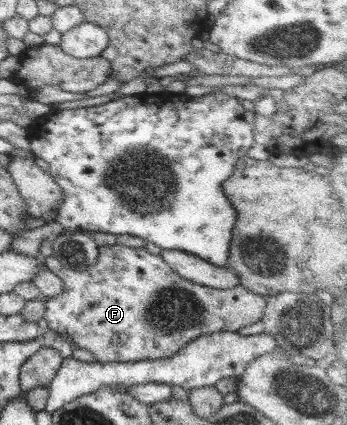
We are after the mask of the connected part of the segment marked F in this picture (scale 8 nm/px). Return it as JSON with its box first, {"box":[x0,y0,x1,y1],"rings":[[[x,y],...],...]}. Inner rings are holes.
{"box":[43,244,266,364],"rings":[[[114,244],[97,247],[97,251],[99,256],[93,264],[93,267],[83,271],[75,271],[62,267],[58,264],[58,261],[51,256],[43,258],[44,267],[57,276],[58,279],[60,279],[60,282],[64,285],[64,289],[62,289],[60,295],[56,295],[56,297],[52,297],[52,299],[44,300],[45,312],[43,313],[43,318],[47,323],[46,328],[50,331],[56,331],[58,334],[62,334],[74,347],[90,352],[94,356],[96,362],[102,364],[132,363],[134,361],[165,359],[170,355],[173,355],[173,353],[178,351],[181,347],[184,347],[189,341],[200,337],[200,335],[211,334],[215,331],[236,332],[240,327],[246,327],[246,325],[256,323],[256,321],[261,319],[265,312],[266,300],[264,296],[256,295],[250,291],[244,290],[244,287],[239,285],[236,285],[234,288],[229,288],[228,290],[218,290],[191,283],[176,275],[176,273],[172,272],[170,267],[168,267],[159,256],[150,255],[150,253],[144,248],[132,248]]]}

